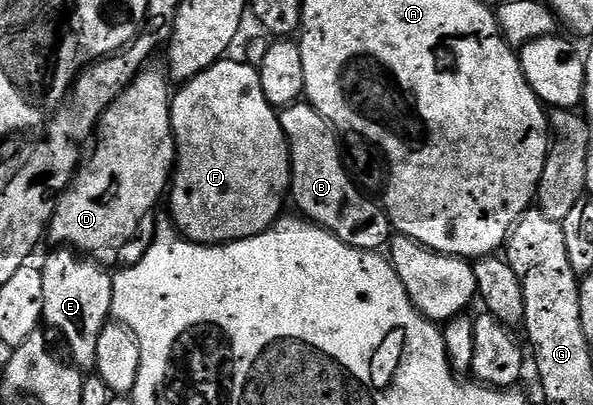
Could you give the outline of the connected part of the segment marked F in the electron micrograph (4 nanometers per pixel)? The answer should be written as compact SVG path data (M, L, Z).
M222 58L216 64L212 64L207 70L203 70L193 80L184 81L181 88L176 89L171 100L171 115L173 118L173 136L177 140L177 163L171 177L171 191L167 196L171 219L178 232L194 244L232 244L234 240L246 240L248 236L258 236L259 233L267 231L272 224L277 223L282 215L281 207L285 204L285 196L291 192L291 157L289 154L289 141L285 138L285 132L281 128L278 109L267 102L263 94L263 82L260 71L249 64L240 64L237 60Z

